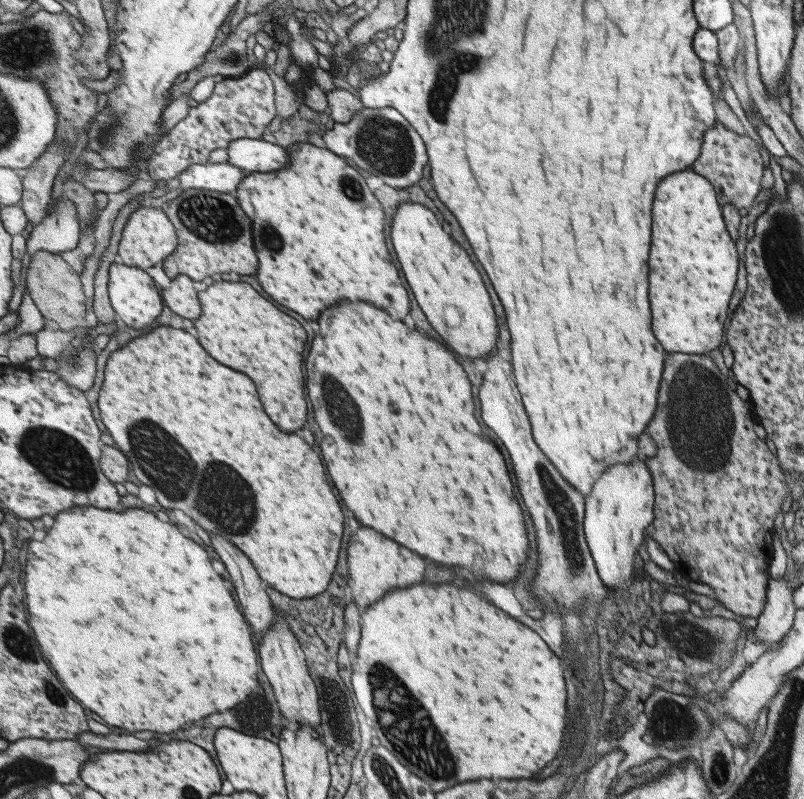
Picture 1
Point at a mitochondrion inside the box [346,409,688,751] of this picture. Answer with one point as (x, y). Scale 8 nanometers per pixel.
(564, 509)

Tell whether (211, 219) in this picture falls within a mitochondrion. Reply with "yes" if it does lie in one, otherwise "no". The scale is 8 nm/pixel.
yes

